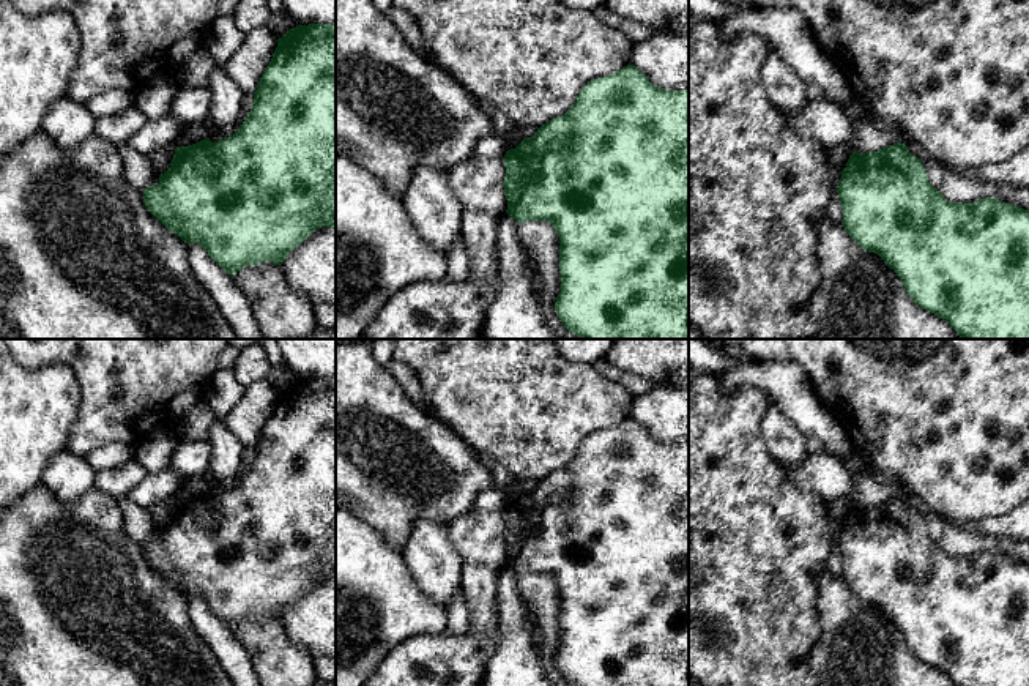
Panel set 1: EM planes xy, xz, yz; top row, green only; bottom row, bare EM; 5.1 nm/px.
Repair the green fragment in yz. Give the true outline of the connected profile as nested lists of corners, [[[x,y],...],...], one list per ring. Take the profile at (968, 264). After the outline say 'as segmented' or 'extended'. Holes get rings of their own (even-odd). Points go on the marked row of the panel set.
[[[900,142],[882,147],[873,153],[853,151],[846,167],[841,170],[837,192],[843,208],[841,224],[848,235],[864,251],[878,254],[884,263],[897,273],[906,293],[919,308],[945,320],[963,339],[1029,339],[1029,210],[993,197],[980,199],[972,203],[947,202],[928,181],[922,161],[912,156],[908,147]]]; as segmented

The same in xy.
[[[336,22],[309,25],[299,24],[279,38],[273,58],[263,71],[258,87],[254,91],[252,109],[238,131],[217,142],[203,139],[188,147],[176,147],[170,167],[159,175],[159,183],[156,186],[148,186],[142,192],[147,210],[158,221],[178,235],[186,244],[199,243],[230,276],[235,276],[246,265],[257,265],[263,262],[282,265],[287,255],[318,227],[329,227],[336,230]]]; as segmented

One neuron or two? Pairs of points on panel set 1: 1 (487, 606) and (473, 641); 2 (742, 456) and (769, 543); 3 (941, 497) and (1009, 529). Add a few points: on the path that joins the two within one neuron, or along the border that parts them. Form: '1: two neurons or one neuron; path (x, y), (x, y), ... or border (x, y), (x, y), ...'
1: two neurons; border (470, 625), (486, 631), (497, 626)
2: one neuron; path (742, 478), (746, 481), (747, 521)
3: two neurons; border (1012, 508), (977, 521), (950, 521)

